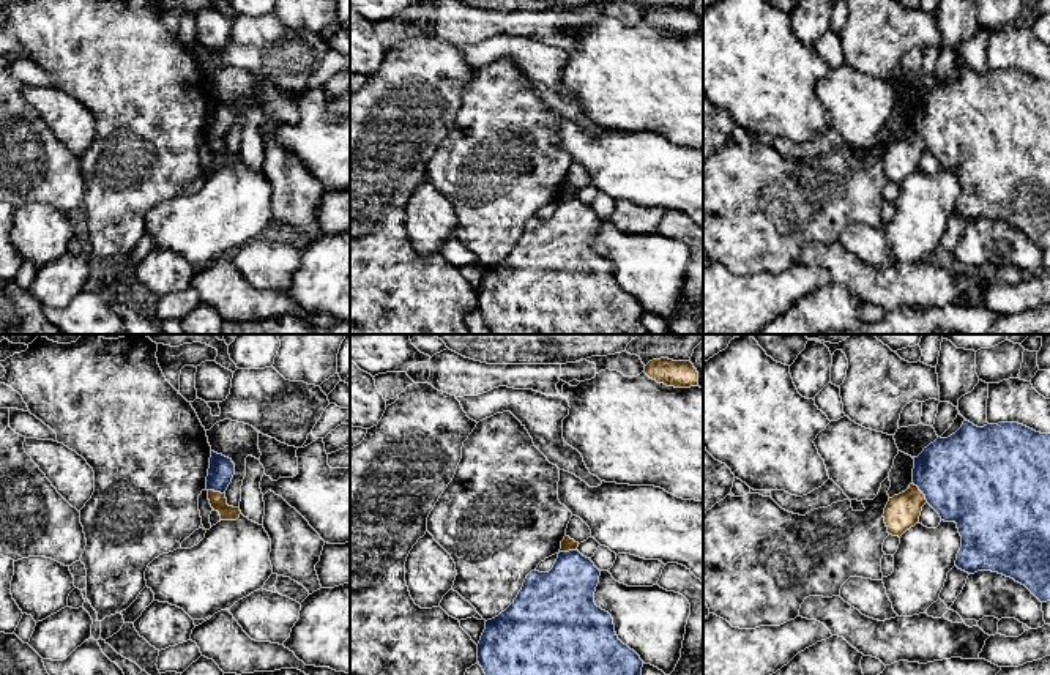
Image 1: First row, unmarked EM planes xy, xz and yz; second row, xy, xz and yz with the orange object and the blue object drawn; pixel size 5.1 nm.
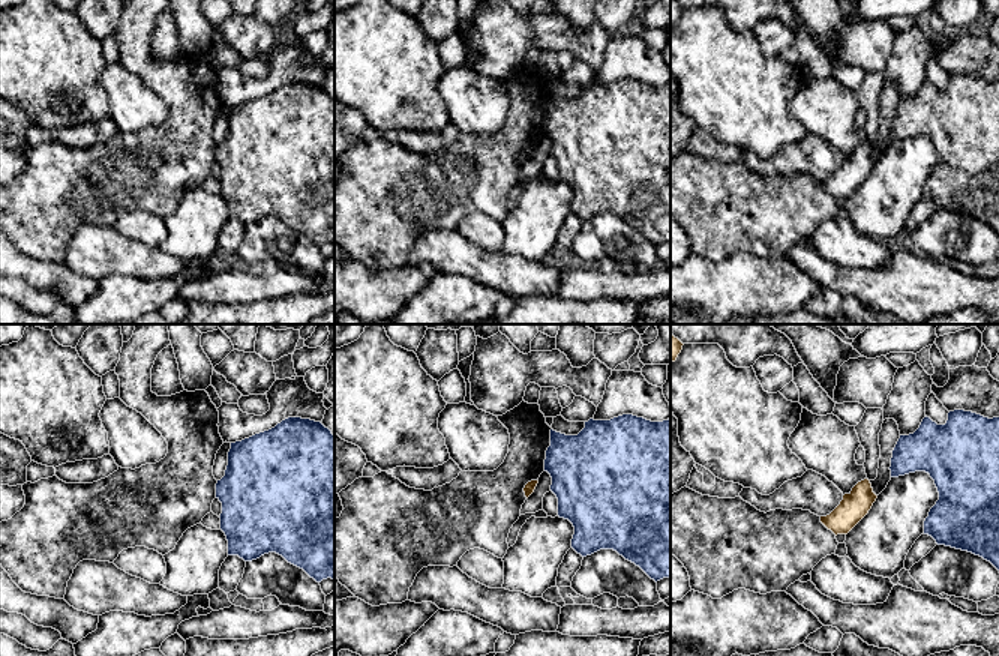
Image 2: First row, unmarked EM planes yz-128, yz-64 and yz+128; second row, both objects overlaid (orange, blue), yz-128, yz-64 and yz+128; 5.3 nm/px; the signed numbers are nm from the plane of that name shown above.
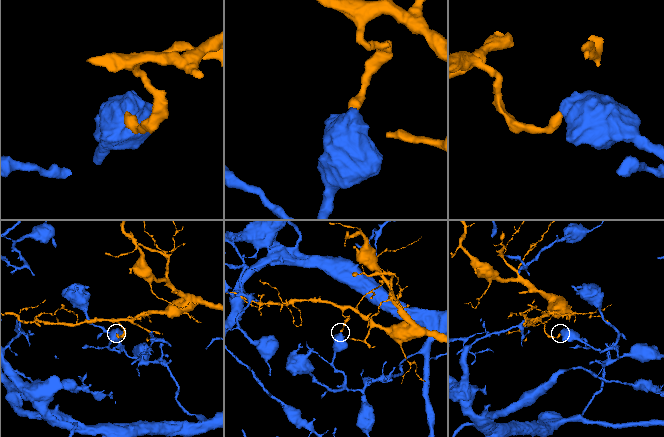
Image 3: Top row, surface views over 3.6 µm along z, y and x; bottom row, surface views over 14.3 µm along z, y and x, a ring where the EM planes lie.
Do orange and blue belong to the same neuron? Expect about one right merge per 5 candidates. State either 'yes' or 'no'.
no

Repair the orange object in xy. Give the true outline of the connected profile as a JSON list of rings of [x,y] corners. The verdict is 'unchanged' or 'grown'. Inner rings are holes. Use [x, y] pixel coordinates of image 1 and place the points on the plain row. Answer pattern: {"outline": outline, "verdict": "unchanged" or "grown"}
{"outline": [[[208,137],[208,147],[211,155],[219,159],[221,167],[236,167],[241,161],[240,155],[227,151],[225,140]]], "verdict": "unchanged"}

